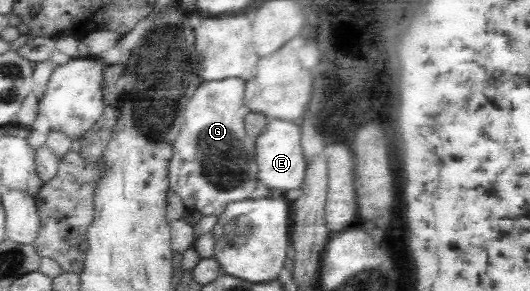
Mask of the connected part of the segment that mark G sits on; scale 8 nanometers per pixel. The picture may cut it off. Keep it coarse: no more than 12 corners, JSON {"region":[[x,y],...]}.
{"region":[[246,80],[202,81],[167,167],[186,208],[249,199]]}

